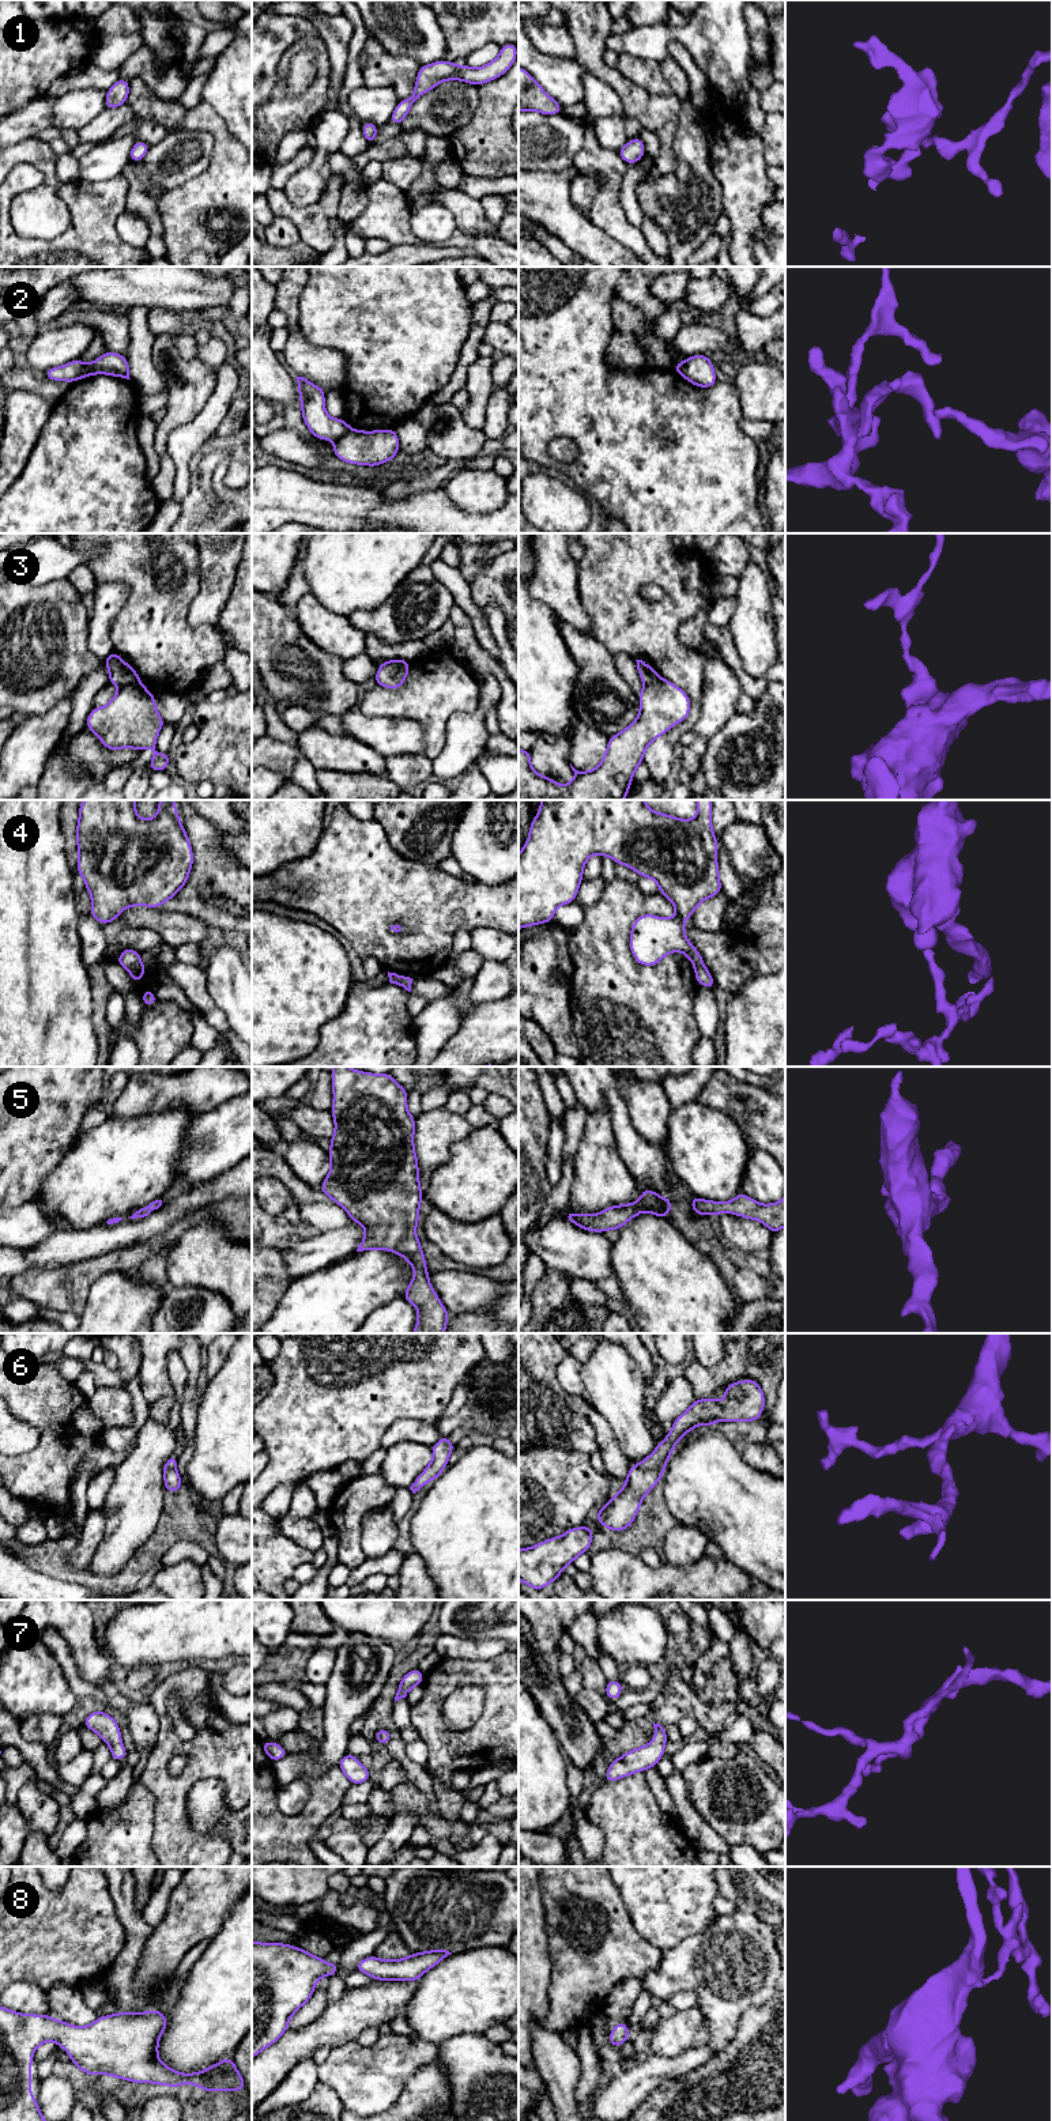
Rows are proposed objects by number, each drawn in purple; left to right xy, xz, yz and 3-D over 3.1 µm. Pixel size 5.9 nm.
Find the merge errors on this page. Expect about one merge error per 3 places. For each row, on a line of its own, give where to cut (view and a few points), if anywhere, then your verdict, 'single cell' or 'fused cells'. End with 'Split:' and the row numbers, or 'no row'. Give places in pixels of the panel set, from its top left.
1: no cut; single cell
2: cut in xz along (351, 429), (334, 440); fused cells
3: cut in xy along (138, 682), (120, 686); fused cells
4: cut in xy along (140, 961), (129, 972); fused cells
5: no cut; single cell
6: no cut; single cell
7: no cut; single cell
8: no cut; single cell
Split: 2, 3, 4

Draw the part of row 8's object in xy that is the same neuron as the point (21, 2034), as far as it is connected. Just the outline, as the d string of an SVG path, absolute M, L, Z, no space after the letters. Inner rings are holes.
M0 2007L0 2121L46 2121L39 2111L38 2099L31 2098L30 2077L33 2054L42 2042L48 2041L64 2048L76 2068L91 2076L110 2075L128 2082L174 2088L189 2083L207 2092L246 2090L245 2080L231 2057L195 2073L181 2073L166 2067L158 2056L158 2042L166 2026L165 2014L157 2009L140 2014L117 2012L99 2016L86 2027L78 2027L50 2015L24 2015Z

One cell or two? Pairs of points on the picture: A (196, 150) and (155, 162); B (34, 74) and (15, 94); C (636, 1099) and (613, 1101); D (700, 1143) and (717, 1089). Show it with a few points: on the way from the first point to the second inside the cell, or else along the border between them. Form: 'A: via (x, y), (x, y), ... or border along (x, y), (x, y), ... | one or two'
A: via (187, 154), (174, 161), (165, 161) | one
B: via (29, 79), (19, 89) | one
C: border along (615, 1080), (630, 1121), (637, 1131) | two
D: border along (696, 1099), (721, 1110), (739, 1124) | two

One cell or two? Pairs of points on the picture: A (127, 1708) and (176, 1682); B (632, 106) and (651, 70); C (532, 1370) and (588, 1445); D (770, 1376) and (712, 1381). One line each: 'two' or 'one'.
A: two
B: two
C: one
D: one

